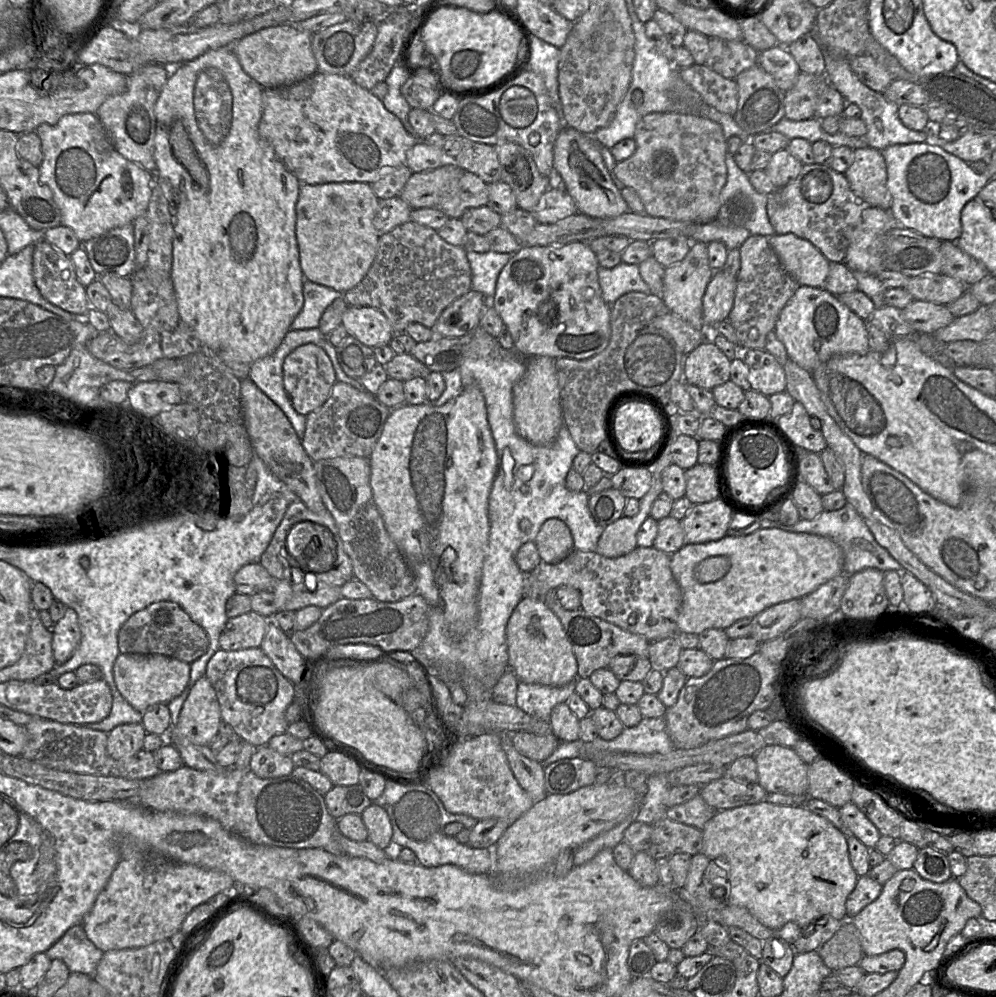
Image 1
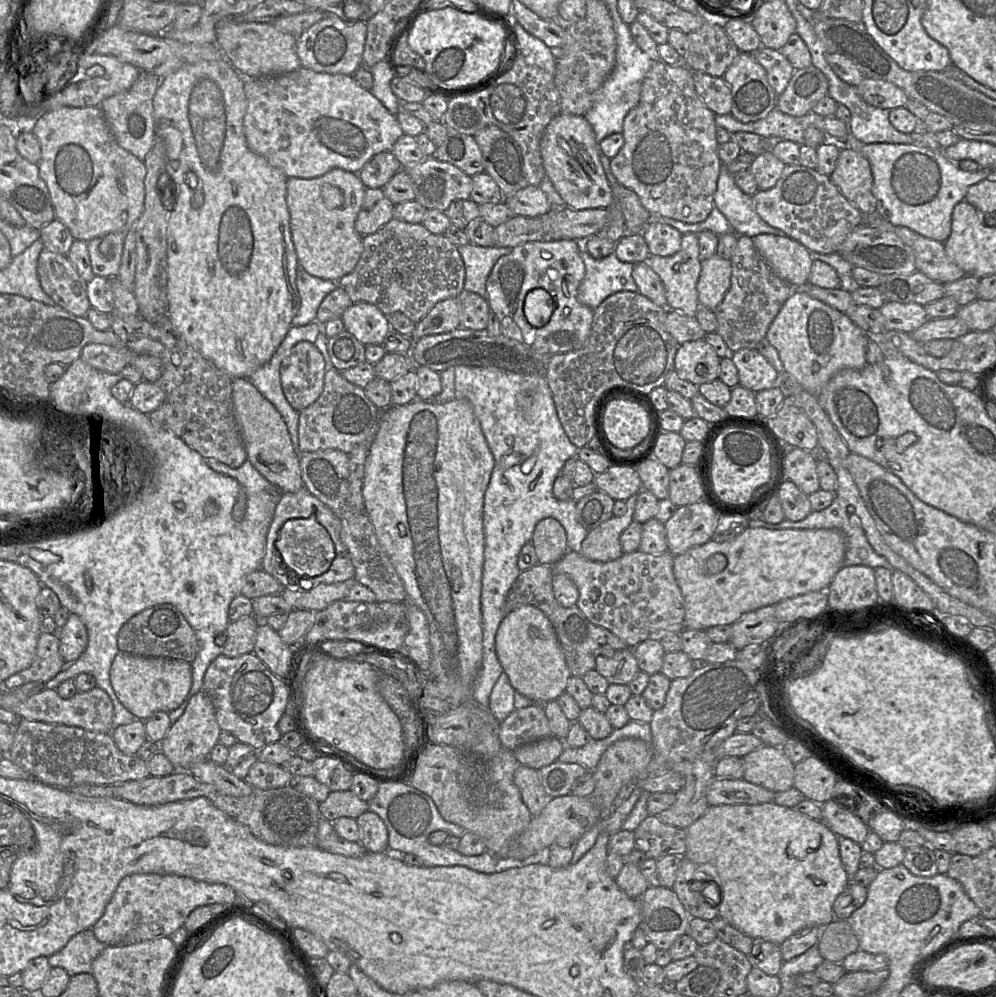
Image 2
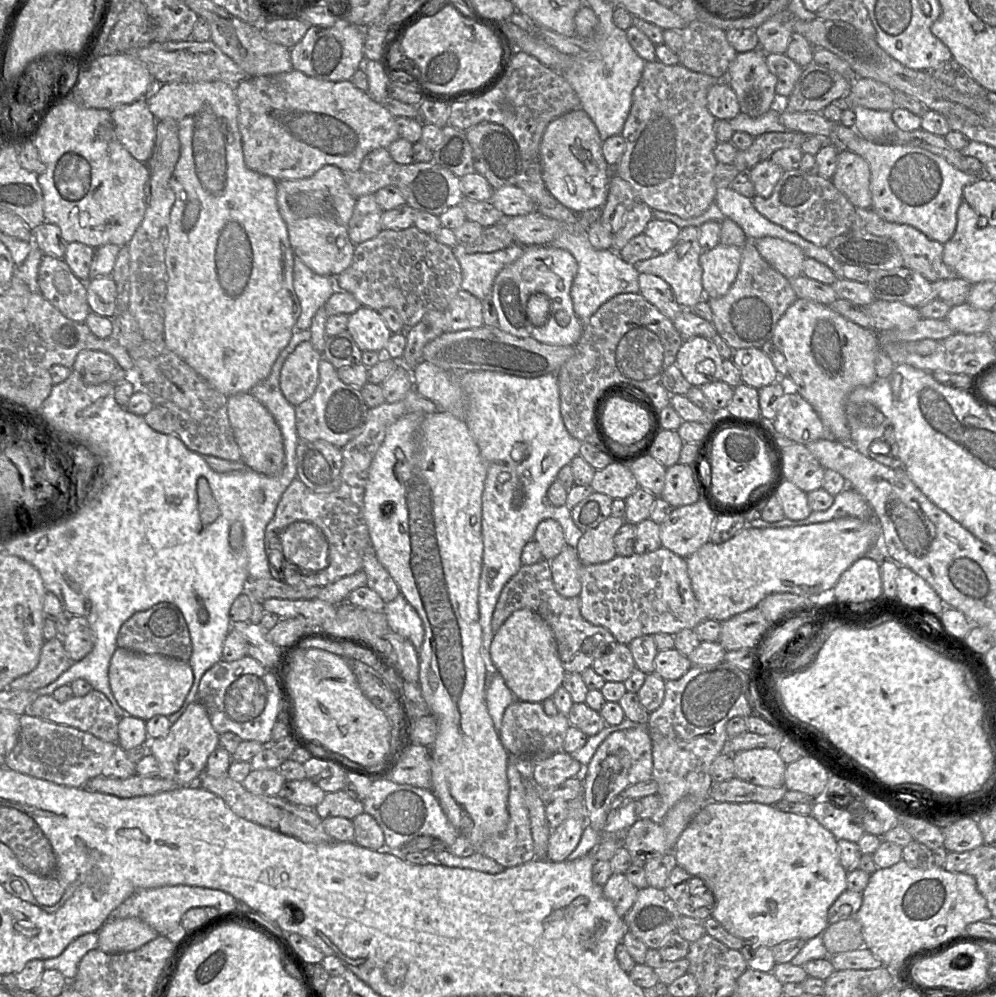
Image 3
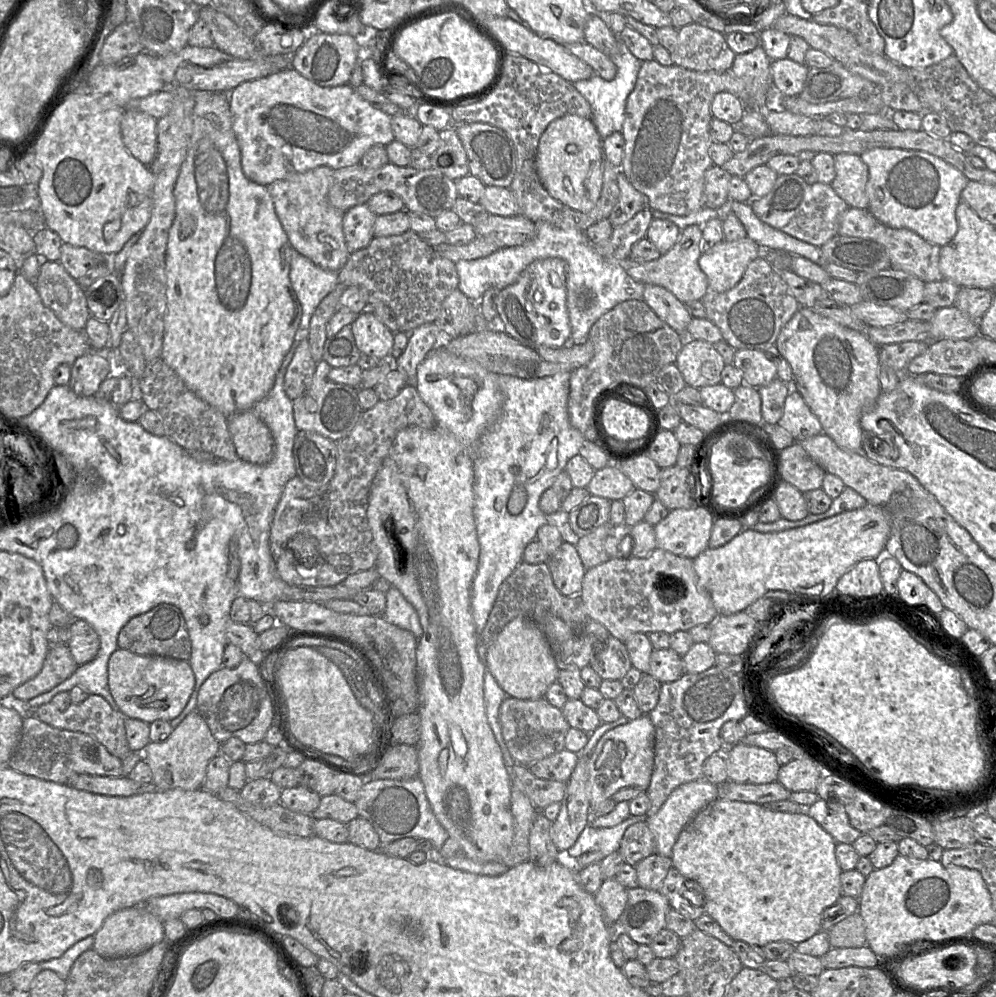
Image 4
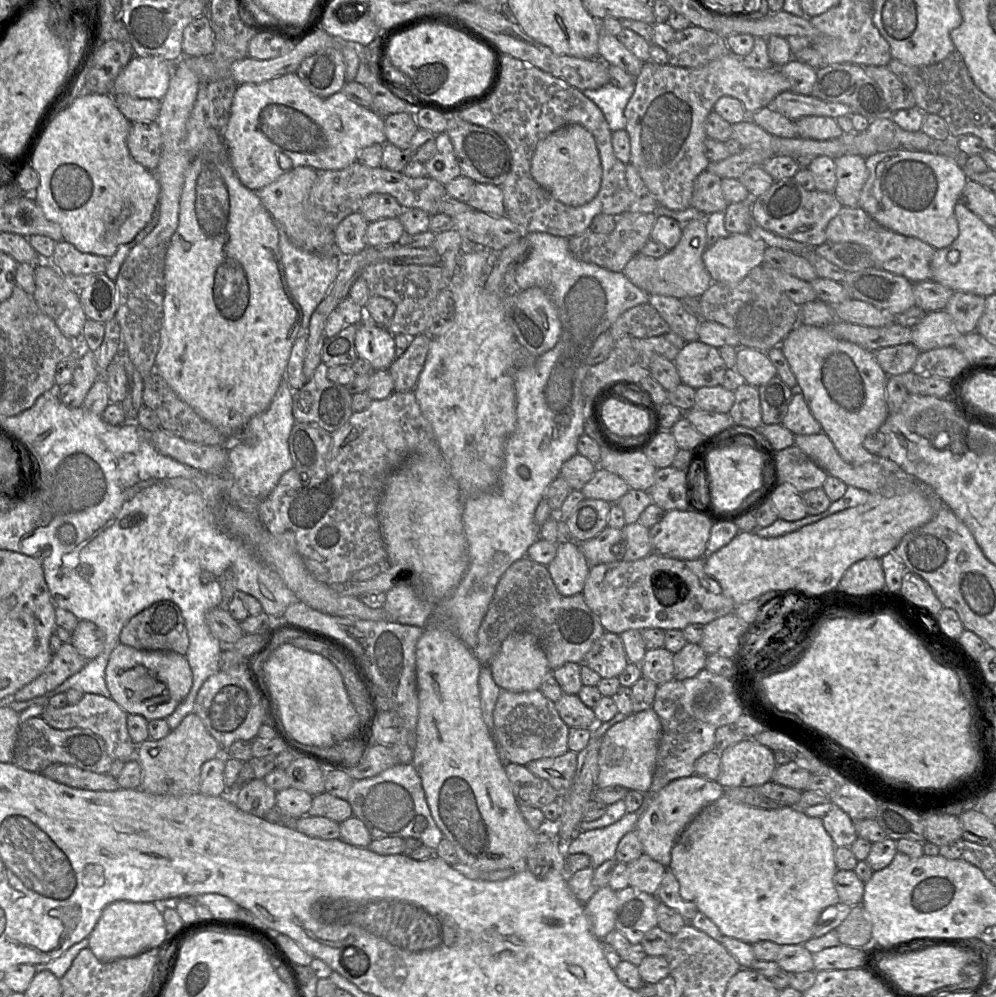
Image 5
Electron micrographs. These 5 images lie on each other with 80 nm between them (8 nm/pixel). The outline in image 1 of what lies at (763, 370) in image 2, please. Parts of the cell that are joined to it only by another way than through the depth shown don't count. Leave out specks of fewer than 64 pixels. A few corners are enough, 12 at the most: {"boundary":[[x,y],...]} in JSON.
{"boundary":[[765,349],[741,352],[750,388],[769,397],[786,389],[783,365]]}

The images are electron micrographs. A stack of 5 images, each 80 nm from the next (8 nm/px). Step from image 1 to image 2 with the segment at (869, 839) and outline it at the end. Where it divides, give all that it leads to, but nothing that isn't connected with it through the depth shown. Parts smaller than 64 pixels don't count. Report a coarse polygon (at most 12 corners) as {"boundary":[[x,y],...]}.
{"boundary":[[844,801],[819,803],[822,821],[837,835],[862,844],[868,825]]}

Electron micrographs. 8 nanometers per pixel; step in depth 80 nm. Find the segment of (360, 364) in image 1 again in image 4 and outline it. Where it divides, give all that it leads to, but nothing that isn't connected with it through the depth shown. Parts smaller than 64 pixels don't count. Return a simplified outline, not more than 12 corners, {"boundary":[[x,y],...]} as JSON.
{"boundary":[[351,325],[325,341],[323,360],[332,368],[356,365],[361,352]]}

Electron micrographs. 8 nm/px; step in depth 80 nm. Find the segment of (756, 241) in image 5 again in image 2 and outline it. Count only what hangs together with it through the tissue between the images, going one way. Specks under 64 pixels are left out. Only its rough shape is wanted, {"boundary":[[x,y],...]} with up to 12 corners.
{"boundary":[[714,254],[701,261],[701,306],[714,311],[731,285],[732,263]]}

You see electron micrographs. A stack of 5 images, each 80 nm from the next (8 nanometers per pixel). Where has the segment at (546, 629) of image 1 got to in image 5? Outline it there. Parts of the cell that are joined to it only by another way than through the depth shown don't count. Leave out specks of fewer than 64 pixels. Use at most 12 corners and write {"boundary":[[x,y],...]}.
{"boundary":[[514,632],[487,666],[499,688],[538,690],[552,672],[528,632]]}

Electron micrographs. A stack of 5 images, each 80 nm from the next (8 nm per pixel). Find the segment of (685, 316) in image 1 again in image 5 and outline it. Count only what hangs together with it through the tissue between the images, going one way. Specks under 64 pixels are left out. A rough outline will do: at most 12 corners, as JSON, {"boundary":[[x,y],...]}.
{"boundary":[[706,220],[682,226],[660,258],[621,271],[649,295],[700,297],[713,282]]}

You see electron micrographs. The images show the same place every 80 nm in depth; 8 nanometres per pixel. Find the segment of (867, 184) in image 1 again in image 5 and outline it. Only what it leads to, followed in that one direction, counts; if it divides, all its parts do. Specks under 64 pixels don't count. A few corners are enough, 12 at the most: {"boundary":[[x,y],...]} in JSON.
{"boundary":[[865,158],[834,160],[836,198],[858,207],[869,177]]}

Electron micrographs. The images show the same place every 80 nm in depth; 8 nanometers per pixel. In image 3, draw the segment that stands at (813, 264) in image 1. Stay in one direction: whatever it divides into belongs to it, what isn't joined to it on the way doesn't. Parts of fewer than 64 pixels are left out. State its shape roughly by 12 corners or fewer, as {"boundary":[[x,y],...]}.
{"boundary":[[758,238],[761,256],[785,278],[803,275],[806,256],[795,244]]}

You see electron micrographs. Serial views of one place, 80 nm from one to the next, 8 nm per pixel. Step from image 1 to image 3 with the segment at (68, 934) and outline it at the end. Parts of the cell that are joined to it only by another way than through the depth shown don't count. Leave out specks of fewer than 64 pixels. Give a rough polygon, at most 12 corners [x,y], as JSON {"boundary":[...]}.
{"boundary":[[98,932],[74,939],[57,957],[43,960],[73,980],[83,956],[98,948]]}

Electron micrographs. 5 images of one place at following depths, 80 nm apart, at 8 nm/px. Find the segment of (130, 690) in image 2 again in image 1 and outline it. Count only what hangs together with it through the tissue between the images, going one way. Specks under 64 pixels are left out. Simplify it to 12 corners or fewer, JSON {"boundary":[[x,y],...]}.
{"boundary":[[119,654],[113,677],[137,711],[179,696],[190,664]]}

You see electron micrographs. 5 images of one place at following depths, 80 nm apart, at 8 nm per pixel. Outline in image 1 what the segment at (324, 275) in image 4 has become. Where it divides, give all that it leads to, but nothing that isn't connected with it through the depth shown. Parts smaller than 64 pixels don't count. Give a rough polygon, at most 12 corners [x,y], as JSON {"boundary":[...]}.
{"boundary":[[303,275],[304,303],[290,329],[317,328],[340,292]]}

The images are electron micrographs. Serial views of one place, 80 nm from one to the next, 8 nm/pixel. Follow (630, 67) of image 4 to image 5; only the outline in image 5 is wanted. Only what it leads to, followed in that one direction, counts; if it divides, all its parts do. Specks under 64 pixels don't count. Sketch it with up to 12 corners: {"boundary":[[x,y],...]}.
{"boundary":[[610,82],[582,93],[602,111],[610,130],[626,127],[625,107],[635,89]]}

